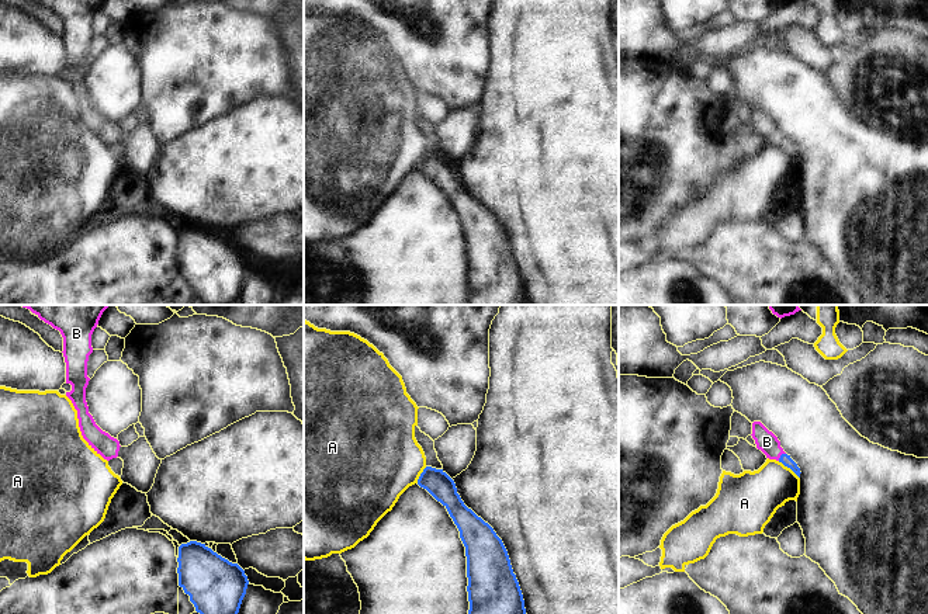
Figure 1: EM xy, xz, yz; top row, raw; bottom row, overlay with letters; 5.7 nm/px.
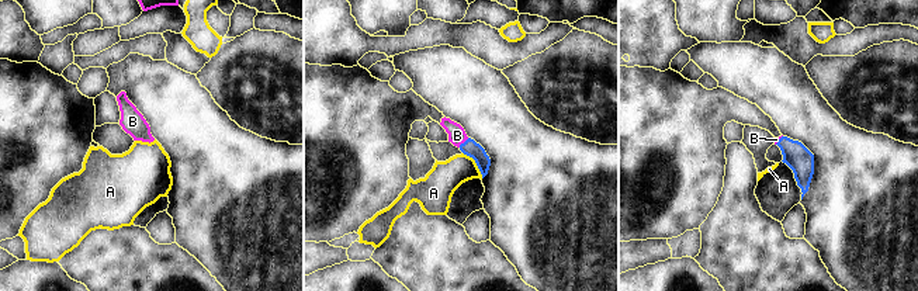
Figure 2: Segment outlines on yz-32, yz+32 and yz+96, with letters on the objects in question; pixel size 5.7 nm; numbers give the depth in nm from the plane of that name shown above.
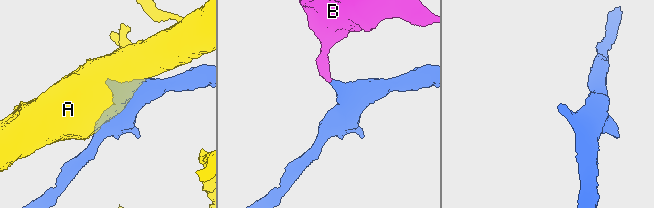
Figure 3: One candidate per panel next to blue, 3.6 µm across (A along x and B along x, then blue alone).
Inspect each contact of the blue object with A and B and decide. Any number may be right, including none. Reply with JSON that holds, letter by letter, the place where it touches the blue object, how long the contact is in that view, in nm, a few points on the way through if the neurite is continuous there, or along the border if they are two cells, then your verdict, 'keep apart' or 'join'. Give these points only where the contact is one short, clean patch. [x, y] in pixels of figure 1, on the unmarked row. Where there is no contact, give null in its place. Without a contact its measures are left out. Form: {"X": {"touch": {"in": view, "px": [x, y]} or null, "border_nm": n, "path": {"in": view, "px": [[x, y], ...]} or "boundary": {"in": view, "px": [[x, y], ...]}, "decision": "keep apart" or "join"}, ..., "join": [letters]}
{"A": {"touch": {"in": "yz", "px": [789, 152]}, "border_nm": 160, "decision": "keep apart"}, "B": {"touch": {"in": "yz", "px": [781, 141]}, "border_nm": 60, "path": {"in": "yz", "px": [[785, 144], [781, 141], [767, 127]]}, "decision": "join"}, "join": ["B"]}

